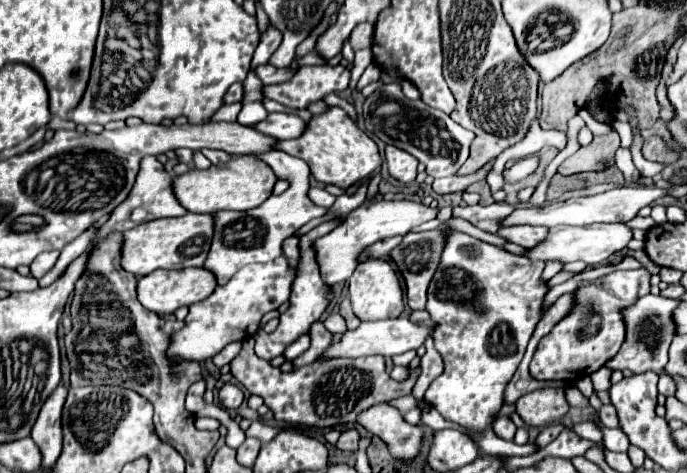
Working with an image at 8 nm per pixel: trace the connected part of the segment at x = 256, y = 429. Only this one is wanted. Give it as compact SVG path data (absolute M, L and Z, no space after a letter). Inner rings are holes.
M257 420L252 422L250 427L245 431L245 434L247 437L257 437L265 444L270 442L280 430L280 427L272 426L261 420Z

